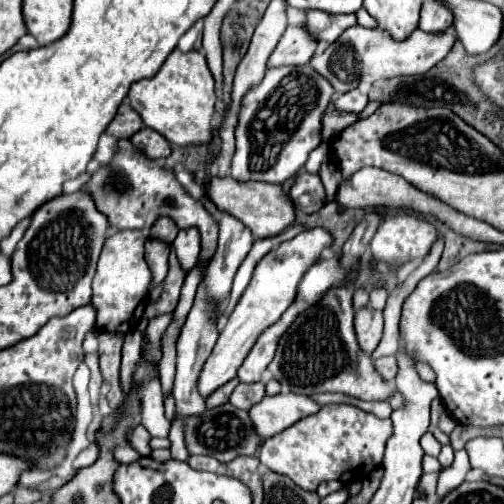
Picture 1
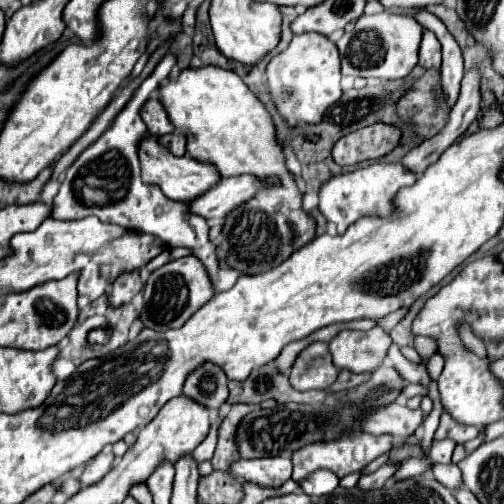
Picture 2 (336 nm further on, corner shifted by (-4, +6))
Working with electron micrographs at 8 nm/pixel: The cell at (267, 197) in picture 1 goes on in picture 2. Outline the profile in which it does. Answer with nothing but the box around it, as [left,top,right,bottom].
[140,135,222,203]

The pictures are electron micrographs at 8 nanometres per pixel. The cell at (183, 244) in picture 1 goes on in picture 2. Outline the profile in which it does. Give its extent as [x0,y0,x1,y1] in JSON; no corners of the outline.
[140,255,214,331]

